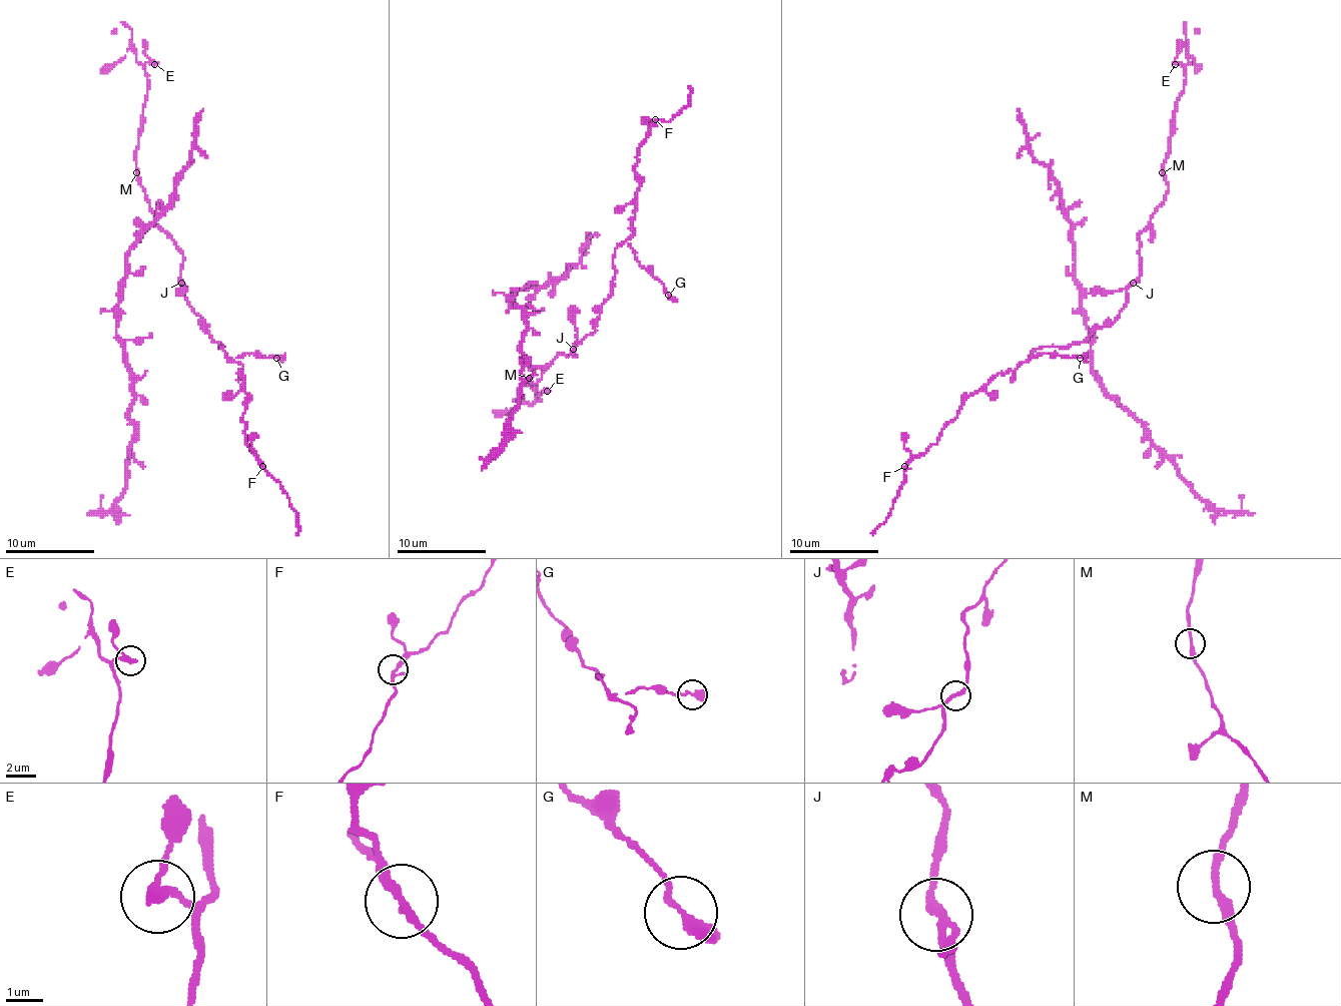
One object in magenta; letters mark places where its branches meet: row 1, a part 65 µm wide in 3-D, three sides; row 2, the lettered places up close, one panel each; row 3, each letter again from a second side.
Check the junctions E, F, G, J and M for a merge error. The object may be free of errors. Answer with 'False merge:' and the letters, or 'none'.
False merge: none

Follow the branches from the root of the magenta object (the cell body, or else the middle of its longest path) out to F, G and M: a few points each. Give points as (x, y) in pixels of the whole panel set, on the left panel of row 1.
F: (182, 291), (187, 305), (207, 327), (207, 333), (242, 367), (247, 395), (242, 413), (245, 444), (262, 466)
G: (182, 291), (187, 305), (207, 327), (207, 333), (229, 358), (233, 360), (242, 353), (276, 358)
M: (182, 291), (182, 250), (156, 222), (156, 215), (136, 173)

